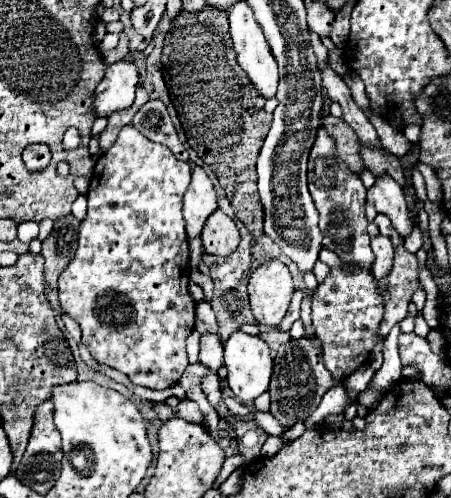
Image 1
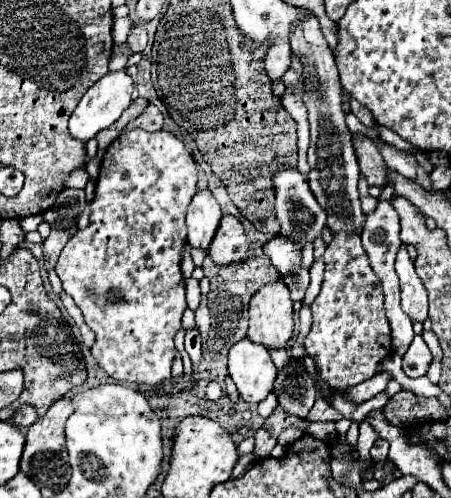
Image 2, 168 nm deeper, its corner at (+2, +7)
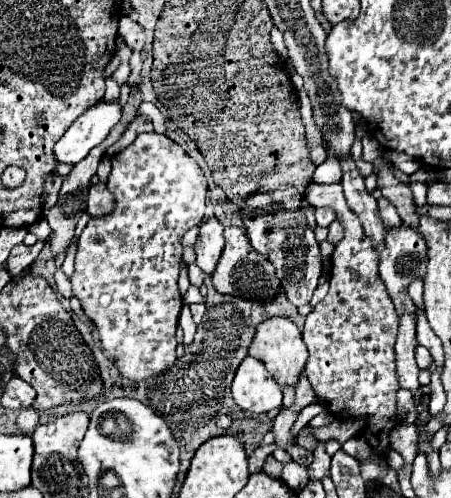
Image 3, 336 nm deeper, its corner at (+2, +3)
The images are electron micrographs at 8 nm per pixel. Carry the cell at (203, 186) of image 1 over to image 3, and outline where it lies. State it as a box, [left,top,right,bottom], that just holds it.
[194,217,224,275]

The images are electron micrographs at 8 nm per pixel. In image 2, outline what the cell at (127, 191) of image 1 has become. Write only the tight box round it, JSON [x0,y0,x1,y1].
[56,129,198,385]

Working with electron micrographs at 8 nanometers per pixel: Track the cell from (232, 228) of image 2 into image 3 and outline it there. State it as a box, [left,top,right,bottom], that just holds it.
[212,227,280,301]

